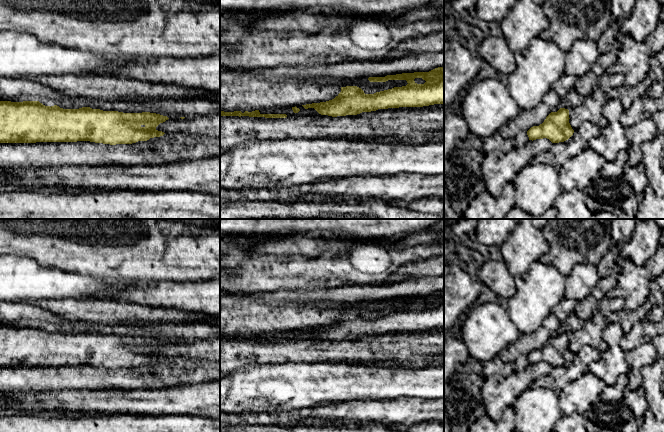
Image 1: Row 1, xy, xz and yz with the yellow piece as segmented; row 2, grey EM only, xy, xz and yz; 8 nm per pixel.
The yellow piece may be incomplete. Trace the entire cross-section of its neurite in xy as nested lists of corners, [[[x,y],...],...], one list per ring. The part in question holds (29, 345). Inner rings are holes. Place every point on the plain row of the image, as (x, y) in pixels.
[[[0,325],[0,367],[77,366],[103,368],[132,368],[163,360],[156,351],[168,344],[156,337],[123,337],[82,331],[63,333],[57,329],[45,330],[39,325]]]

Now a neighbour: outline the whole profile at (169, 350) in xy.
[[[220,338],[192,341],[184,343],[169,342],[160,347],[156,354],[164,357],[180,356],[188,359],[204,359],[212,361],[220,361]]]

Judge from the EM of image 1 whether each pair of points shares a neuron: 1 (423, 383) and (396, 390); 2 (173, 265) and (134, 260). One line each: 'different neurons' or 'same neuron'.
1: same neuron
2: same neuron

